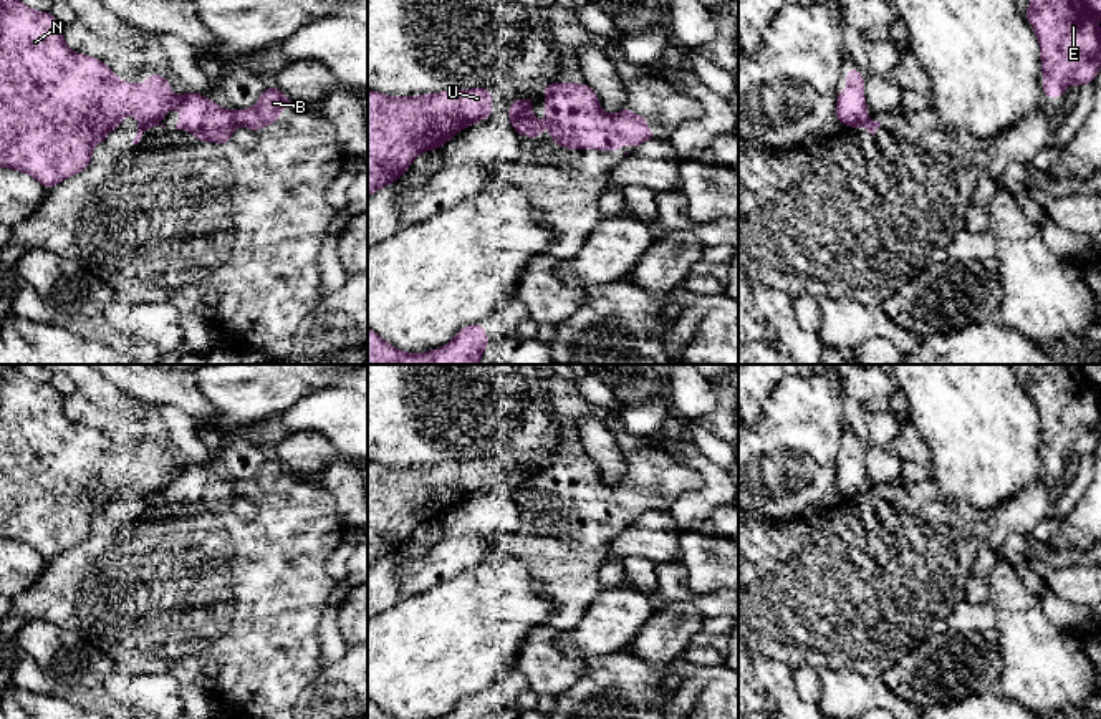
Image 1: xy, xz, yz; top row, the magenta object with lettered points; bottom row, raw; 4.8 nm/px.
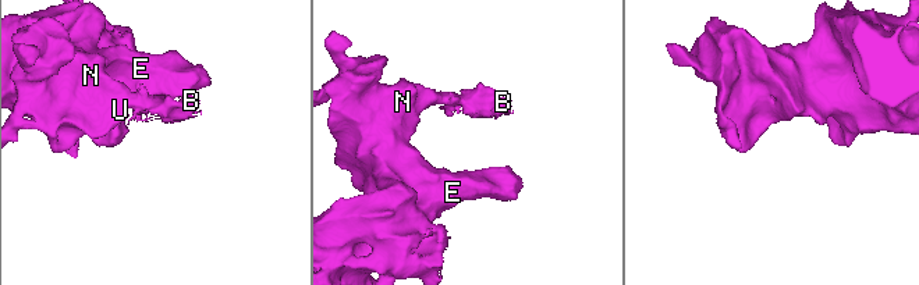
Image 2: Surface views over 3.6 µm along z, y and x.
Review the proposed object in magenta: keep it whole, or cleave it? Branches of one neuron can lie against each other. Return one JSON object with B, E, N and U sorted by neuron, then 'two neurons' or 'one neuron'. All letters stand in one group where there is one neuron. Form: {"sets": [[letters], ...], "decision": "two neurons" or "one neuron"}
{"sets": [["B"], ["E", "N", "U"]], "decision": "two neurons"}

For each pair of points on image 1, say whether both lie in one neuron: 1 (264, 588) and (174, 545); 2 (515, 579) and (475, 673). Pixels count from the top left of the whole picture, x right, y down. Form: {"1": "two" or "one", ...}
{"1": "one", "2": "one"}

